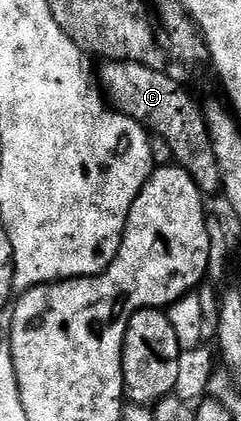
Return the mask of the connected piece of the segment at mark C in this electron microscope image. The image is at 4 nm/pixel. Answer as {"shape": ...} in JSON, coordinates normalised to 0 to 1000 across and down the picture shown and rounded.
{"shape":[[[448,143],[423,154],[432,162],[402,171],[402,190],[419,202],[419,216],[452,240],[456,254],[485,266],[515,266],[535,280],[552,280],[610,306],[631,325],[676,333],[718,356],[722,387],[763,399],[793,420],[830,456],[892,461],[913,454],[909,406],[900,404],[900,375],[884,368],[884,337],[867,337],[867,309],[842,278],[842,259],[830,240],[809,240],[772,219],[763,202],[722,190],[668,166],[643,166],[598,152],[573,152],[548,143]]]}

